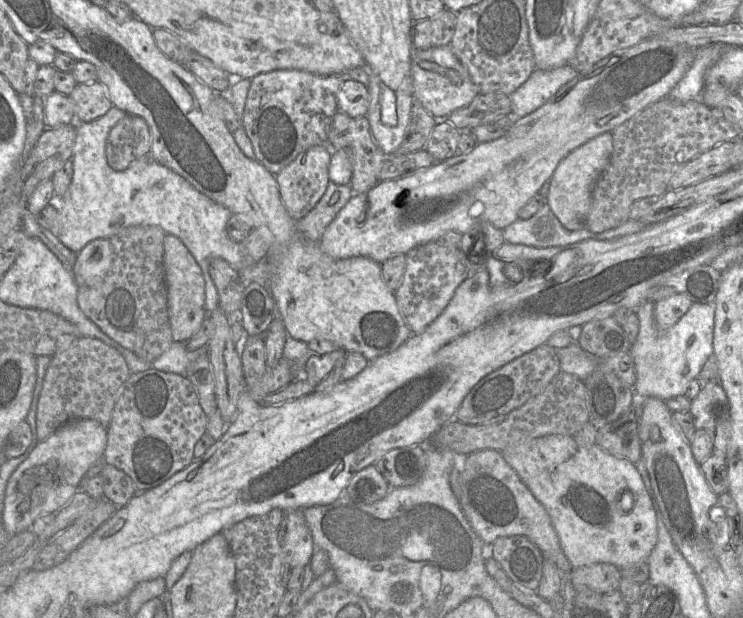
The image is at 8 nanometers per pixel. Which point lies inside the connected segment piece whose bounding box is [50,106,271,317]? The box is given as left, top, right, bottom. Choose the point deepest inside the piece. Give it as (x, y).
(100, 202)

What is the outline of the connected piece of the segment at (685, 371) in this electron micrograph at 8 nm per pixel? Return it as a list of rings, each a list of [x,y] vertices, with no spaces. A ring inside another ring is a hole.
[[[694,302],[689,310],[668,330],[659,331],[654,320],[654,305],[643,303],[634,313],[640,327],[629,354],[632,356],[637,380],[635,393],[644,397],[656,397],[663,401],[685,395],[690,382],[696,379],[704,363],[713,354],[715,305]]]

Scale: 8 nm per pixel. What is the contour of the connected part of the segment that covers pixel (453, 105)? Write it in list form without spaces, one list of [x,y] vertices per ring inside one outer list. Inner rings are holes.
[[[449,45],[425,50],[412,46],[411,77],[414,100],[421,103],[437,124],[449,122],[448,116],[455,110],[469,105],[479,94],[467,70],[454,55]]]

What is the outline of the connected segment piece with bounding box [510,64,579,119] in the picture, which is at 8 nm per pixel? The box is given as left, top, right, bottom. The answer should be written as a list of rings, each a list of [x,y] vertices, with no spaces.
[[[569,64],[545,70],[536,69],[510,95],[512,117],[518,119],[535,111],[550,100],[562,86],[575,79],[578,74],[579,72]]]

